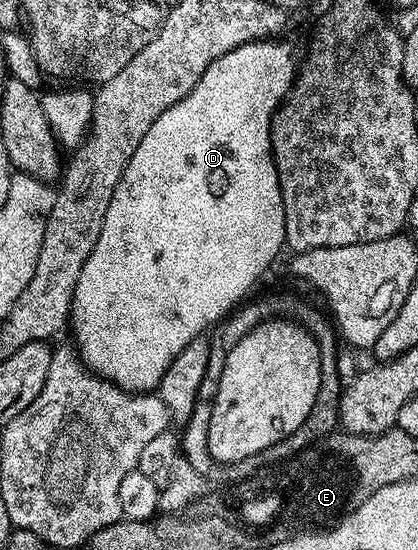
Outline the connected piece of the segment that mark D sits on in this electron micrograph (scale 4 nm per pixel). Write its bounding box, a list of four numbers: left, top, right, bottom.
[68,39,296,394]

